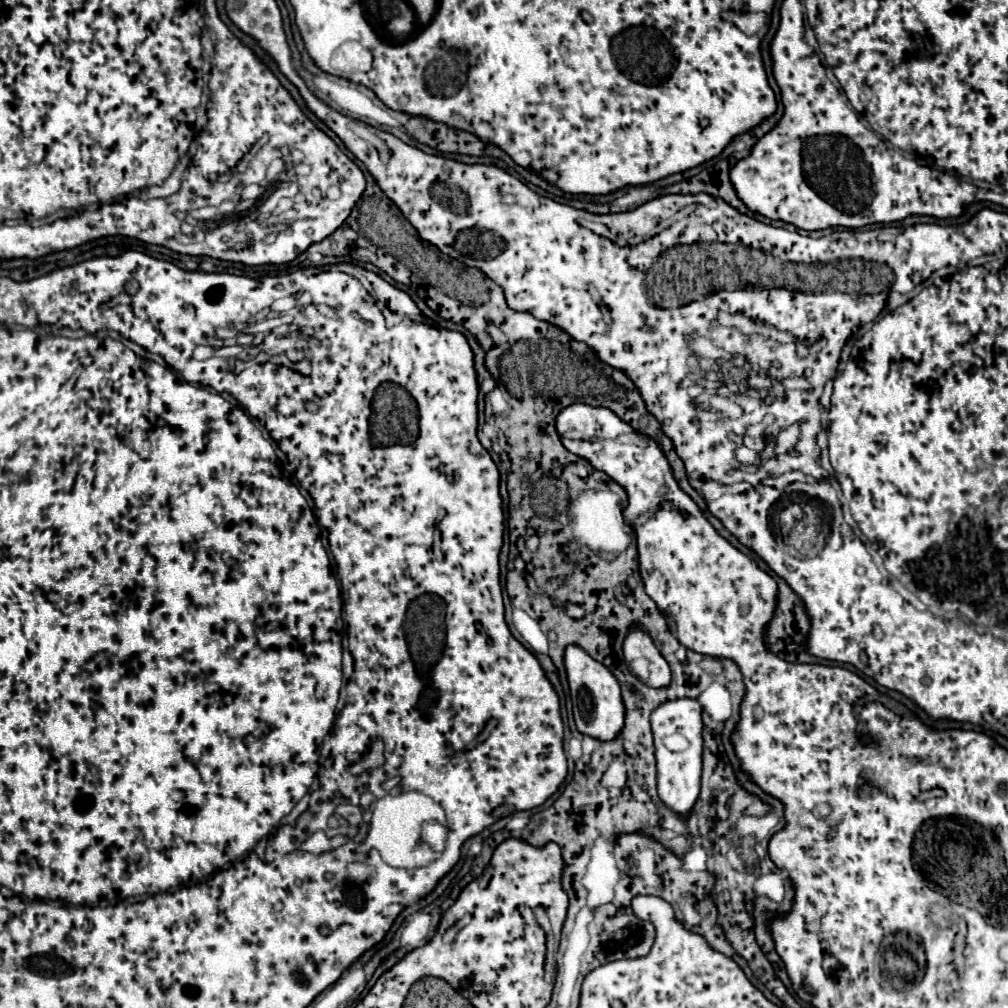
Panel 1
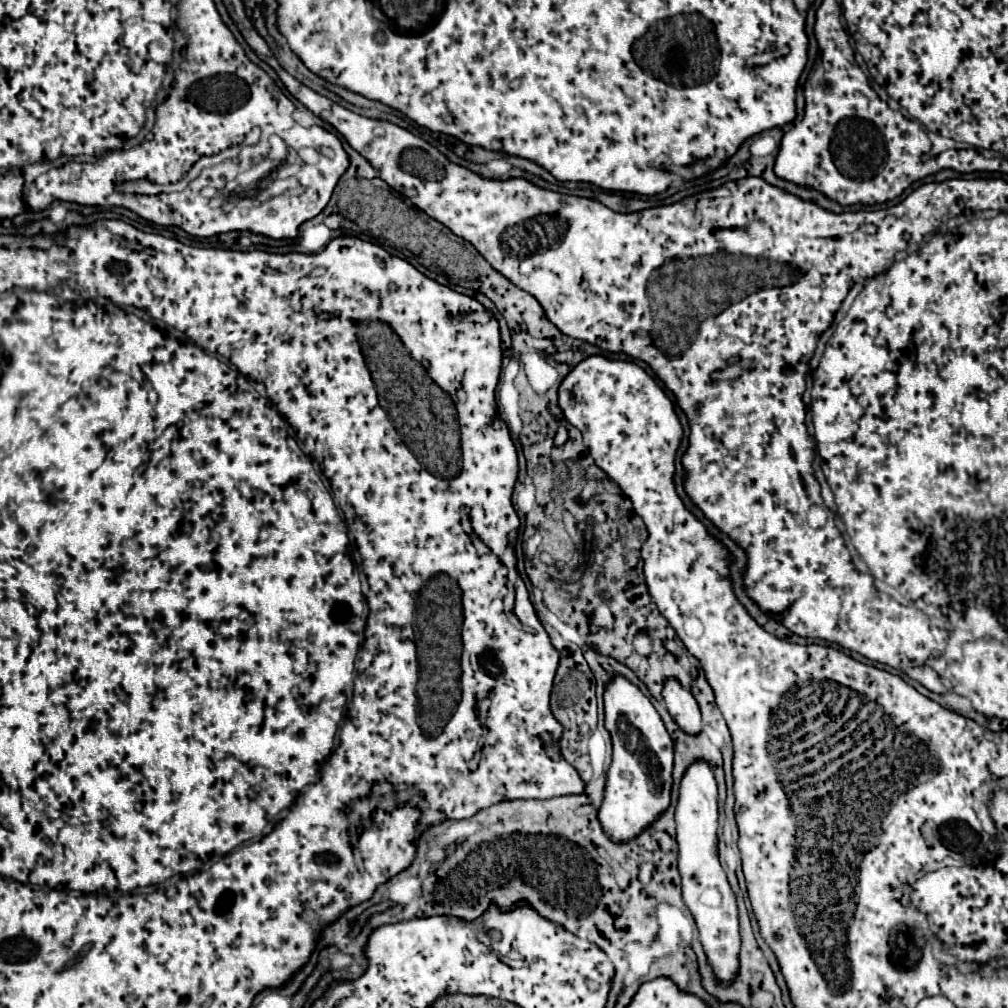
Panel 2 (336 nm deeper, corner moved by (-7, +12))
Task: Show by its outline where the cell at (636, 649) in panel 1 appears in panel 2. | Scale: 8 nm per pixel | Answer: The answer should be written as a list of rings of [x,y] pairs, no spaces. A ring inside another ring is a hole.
[[[669,677],[663,683],[661,695],[663,695],[663,701],[671,717],[683,731],[691,735],[701,731],[701,713],[699,713],[699,705],[695,697],[691,695],[691,691],[687,691],[675,677]]]

